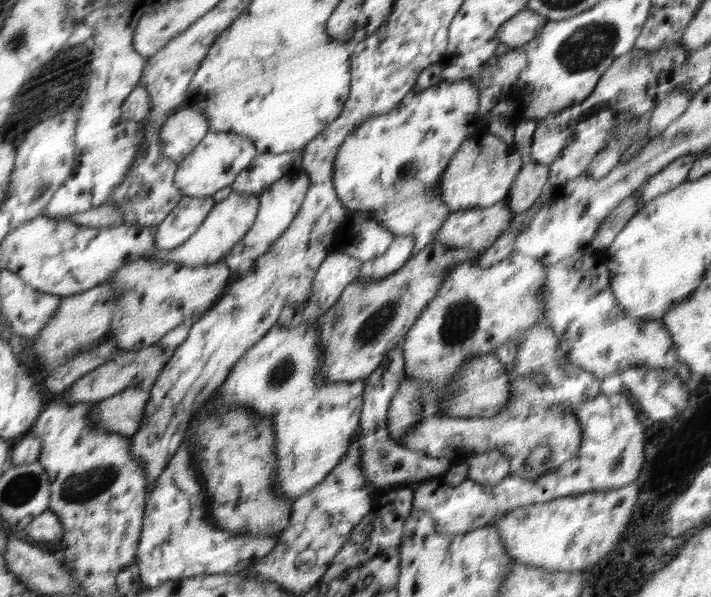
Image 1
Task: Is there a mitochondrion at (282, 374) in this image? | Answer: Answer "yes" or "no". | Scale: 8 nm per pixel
yes

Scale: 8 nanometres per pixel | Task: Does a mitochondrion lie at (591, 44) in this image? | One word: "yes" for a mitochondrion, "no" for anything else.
yes

